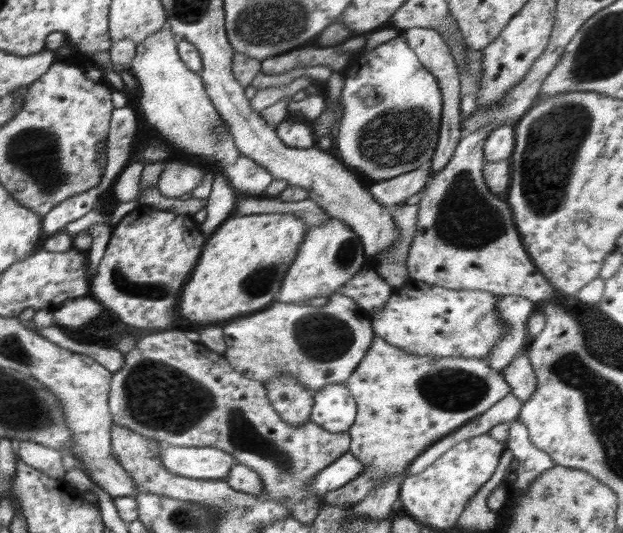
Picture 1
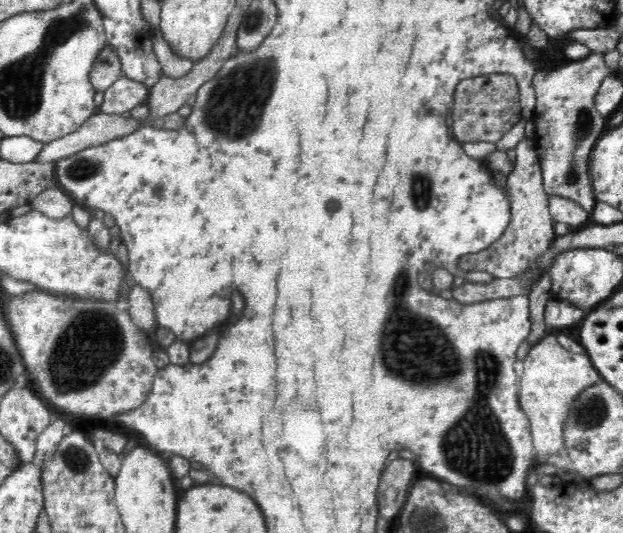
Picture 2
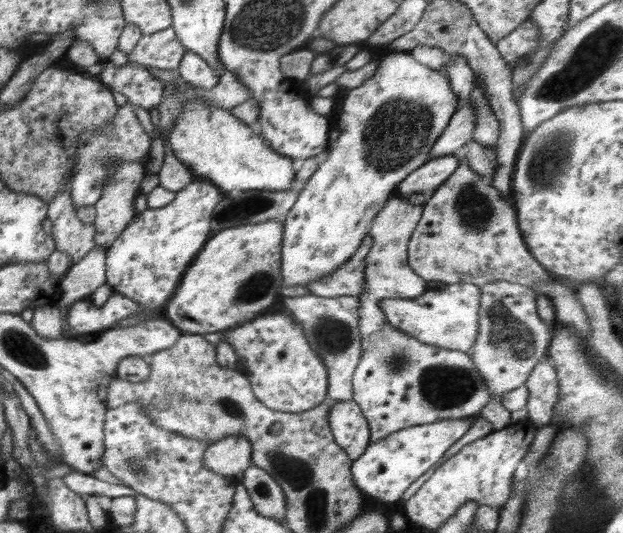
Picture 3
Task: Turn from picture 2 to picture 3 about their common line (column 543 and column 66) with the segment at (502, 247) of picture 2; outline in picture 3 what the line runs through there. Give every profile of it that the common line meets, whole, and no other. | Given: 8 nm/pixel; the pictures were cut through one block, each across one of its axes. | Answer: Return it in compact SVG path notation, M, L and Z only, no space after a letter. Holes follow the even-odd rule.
M68 187L58 193L47 204L47 217L53 224L51 235L55 240L56 249L66 252L74 265L94 248L96 227L94 223L80 221L70 190L71 187Z

